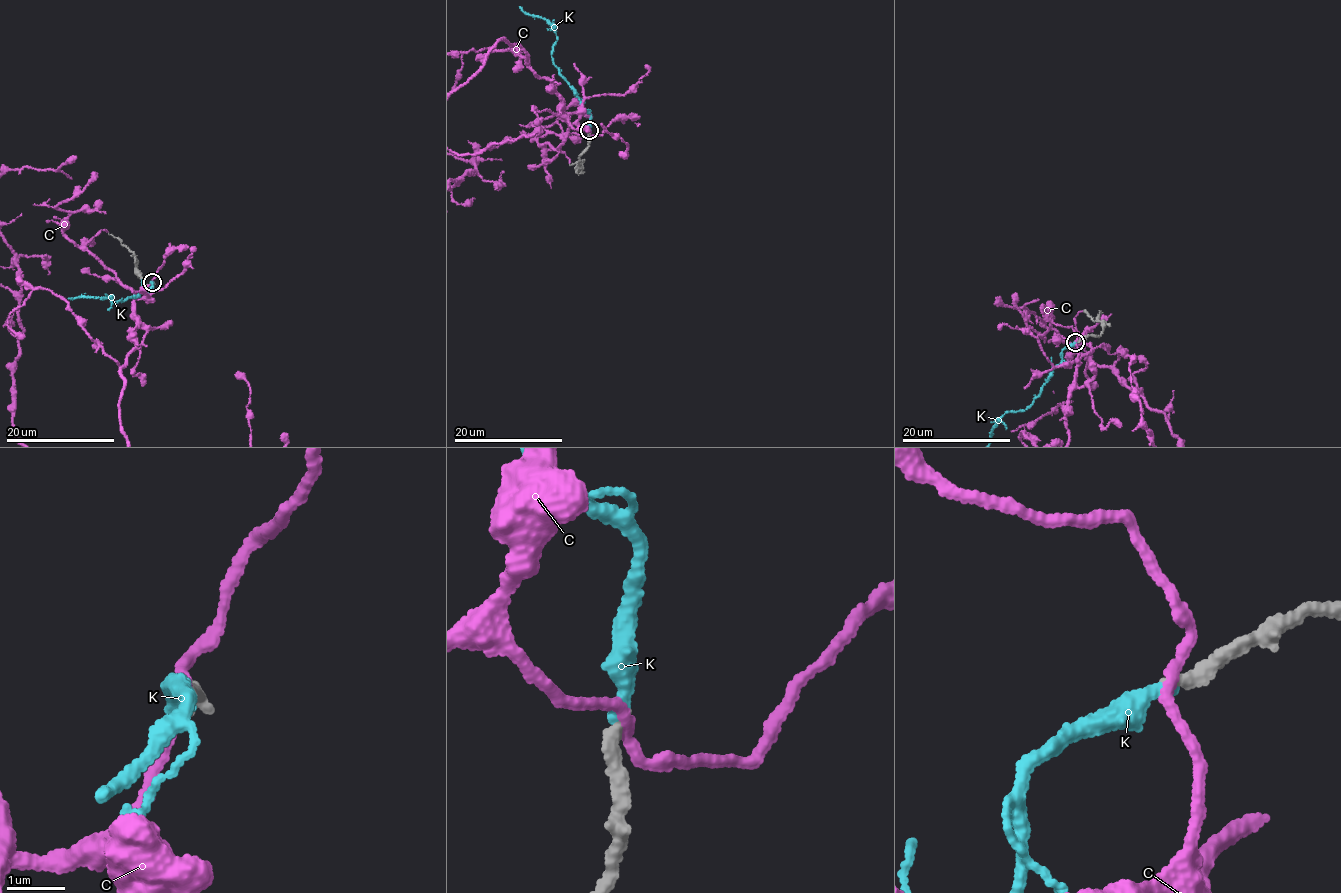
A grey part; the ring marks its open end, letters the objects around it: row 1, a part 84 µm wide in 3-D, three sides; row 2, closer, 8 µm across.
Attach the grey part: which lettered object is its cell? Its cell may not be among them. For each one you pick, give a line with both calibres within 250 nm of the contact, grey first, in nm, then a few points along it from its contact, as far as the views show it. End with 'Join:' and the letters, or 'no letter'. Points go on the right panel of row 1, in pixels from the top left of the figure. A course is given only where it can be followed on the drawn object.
K: Thickness 200 nm (grey) against 260 nm. Its course: (1076, 342), (1063, 350), (1061, 361), (1029, 406), (1000, 416)
Join: K

